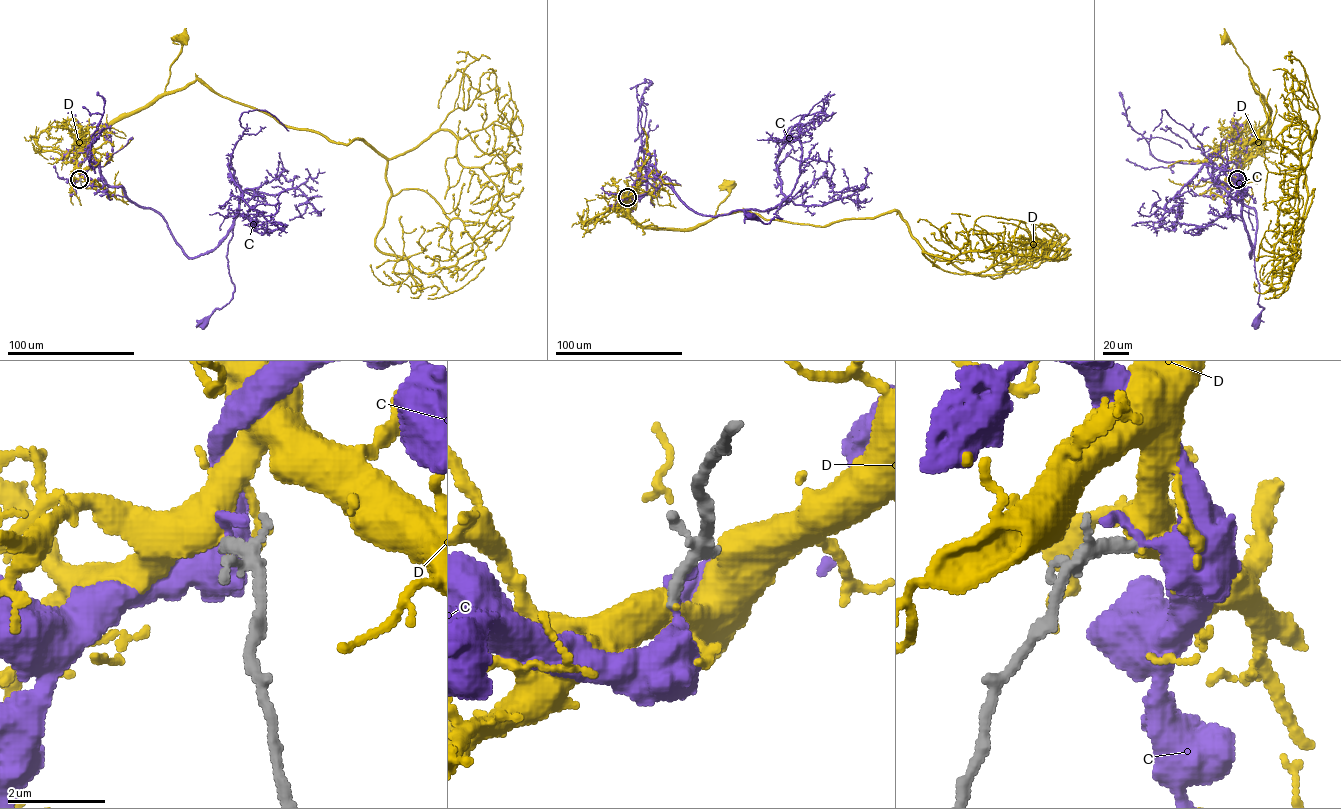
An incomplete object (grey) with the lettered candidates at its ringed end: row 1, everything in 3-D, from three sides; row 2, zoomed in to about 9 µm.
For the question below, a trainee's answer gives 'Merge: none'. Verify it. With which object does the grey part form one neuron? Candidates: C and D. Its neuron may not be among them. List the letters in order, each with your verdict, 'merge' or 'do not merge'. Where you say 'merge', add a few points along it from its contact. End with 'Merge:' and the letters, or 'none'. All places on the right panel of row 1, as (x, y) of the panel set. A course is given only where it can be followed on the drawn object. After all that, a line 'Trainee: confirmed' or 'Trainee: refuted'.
C: do not merge
D: merge | via (1237, 179), (1240, 168), (1256, 154), (1267, 133), (1269, 108), (1248, 66), (1227, 39)
Merge: D
Trainee: refuted

